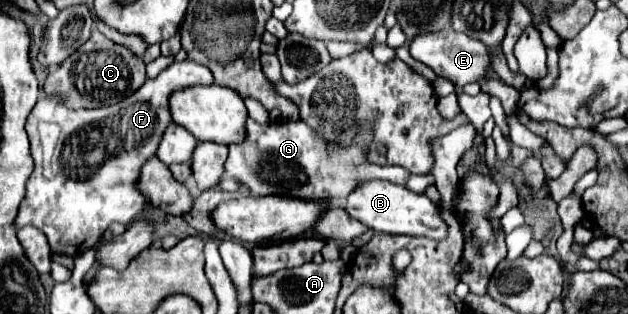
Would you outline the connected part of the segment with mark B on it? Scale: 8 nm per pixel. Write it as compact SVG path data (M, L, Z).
M364 181L354 187L348 195L346 213L352 219L358 219L362 225L380 231L380 233L398 233L398 235L424 235L432 239L446 237L446 225L442 223L436 205L422 193L412 193L402 185L392 185L390 181Z

